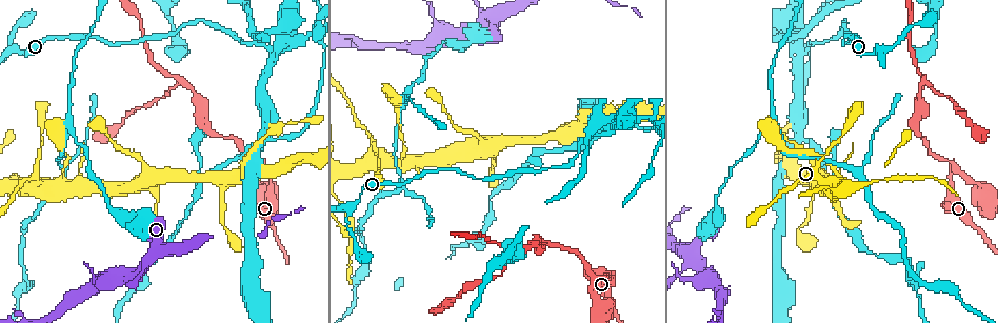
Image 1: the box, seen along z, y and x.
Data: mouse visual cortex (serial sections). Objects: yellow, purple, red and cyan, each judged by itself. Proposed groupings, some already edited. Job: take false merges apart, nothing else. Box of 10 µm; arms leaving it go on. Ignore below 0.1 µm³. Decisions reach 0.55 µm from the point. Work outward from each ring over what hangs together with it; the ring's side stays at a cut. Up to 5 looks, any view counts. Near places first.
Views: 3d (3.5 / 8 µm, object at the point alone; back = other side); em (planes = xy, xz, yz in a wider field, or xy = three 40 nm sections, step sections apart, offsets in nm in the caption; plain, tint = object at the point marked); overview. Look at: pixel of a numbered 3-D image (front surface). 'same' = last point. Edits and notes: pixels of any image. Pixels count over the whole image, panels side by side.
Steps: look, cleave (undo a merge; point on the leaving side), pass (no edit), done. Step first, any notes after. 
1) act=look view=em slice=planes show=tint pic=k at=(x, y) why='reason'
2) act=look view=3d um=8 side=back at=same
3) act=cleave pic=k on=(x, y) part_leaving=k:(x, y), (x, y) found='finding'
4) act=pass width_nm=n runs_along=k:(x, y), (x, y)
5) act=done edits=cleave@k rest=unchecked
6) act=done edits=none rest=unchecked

act=look view=3d um=3.5 side=back pic=1 at=(599, 278) why='arms part here'

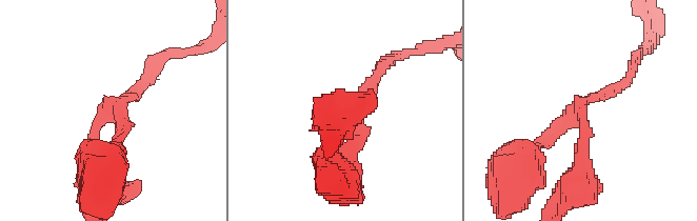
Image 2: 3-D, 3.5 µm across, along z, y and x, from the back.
act=look view=em slice=planes show=tint pic=2 at=(580, 111) arms=3 arm_widths_nm=150,200,250 why='need the tissue'

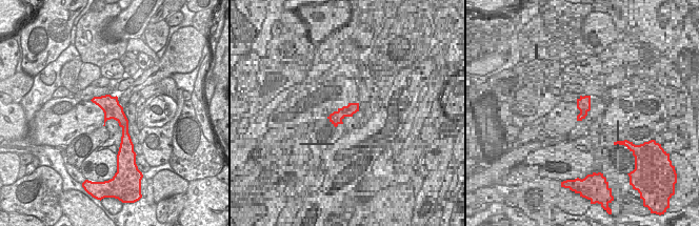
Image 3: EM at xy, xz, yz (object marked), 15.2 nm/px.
act=pass runs_along=3:(96, 99), (122, 120), (124, 140) found='continuous, no second cell'

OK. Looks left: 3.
act=look view=em slice=xy step=3 show=tint pic=1 at=(182, 82) why='arms part here'

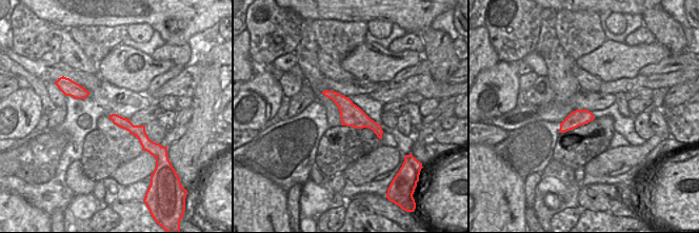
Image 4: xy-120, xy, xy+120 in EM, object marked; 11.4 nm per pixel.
act=look view=3d um=3.5 at=same

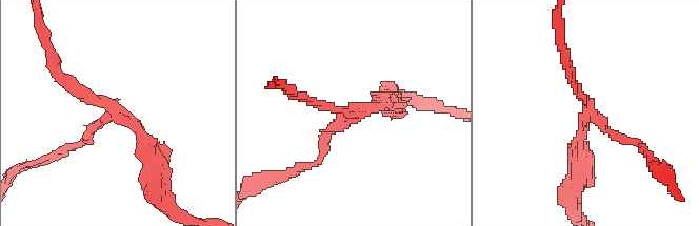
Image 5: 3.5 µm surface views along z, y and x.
act=pass arm_widths_nm=150,150,200 runs_along=5:(388, 104), (353, 111), (324, 139), (318, 161) found='all the same cell'

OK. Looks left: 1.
act=done edits=none rest=unchecked

